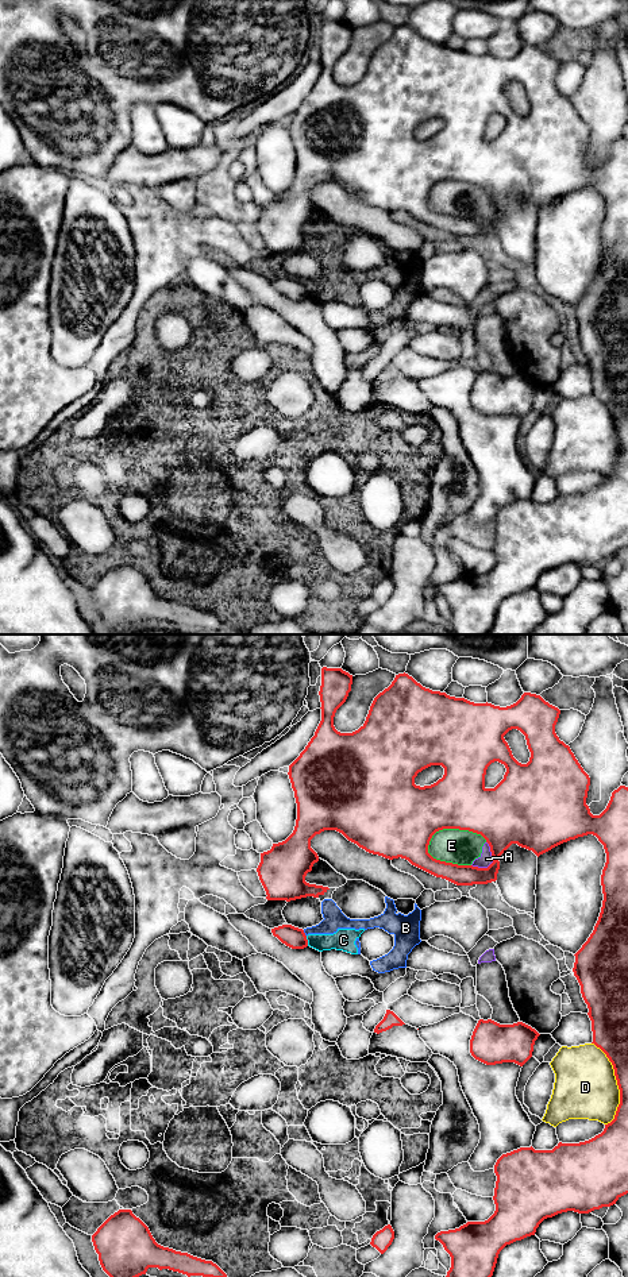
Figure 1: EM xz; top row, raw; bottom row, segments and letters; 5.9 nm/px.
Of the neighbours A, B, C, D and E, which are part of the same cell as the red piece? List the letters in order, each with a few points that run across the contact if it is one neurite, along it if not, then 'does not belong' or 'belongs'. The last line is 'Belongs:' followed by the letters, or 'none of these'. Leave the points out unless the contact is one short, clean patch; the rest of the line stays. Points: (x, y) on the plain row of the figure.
A: does not belong
B: does not belong
C: xz (305, 288), (308, 297) | does not belong
D: does not belong
E: does not belong
Belongs: none of these

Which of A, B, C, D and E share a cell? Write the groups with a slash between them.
A E / B C / D

